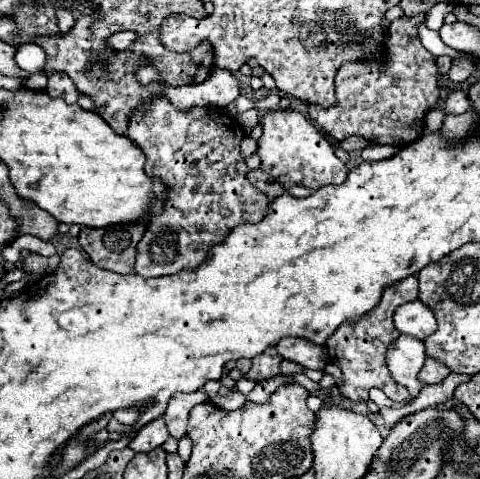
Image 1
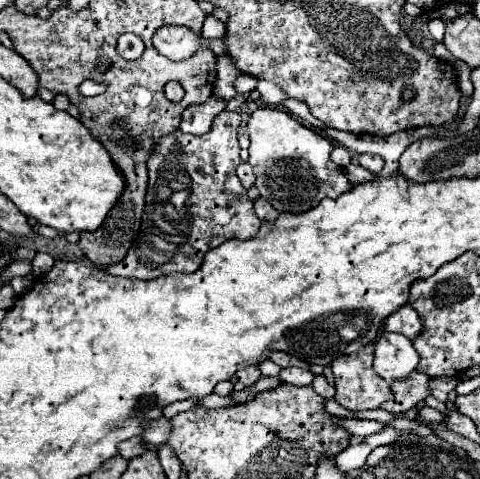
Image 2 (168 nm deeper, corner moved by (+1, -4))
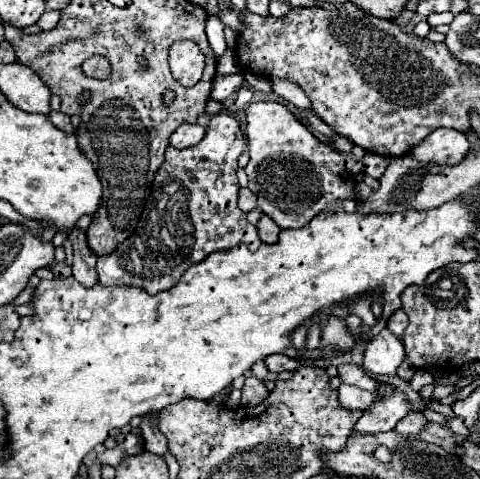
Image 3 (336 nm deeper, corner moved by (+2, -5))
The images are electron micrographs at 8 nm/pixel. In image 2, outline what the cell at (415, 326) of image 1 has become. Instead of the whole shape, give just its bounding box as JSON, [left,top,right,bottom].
[385,304,421,338]

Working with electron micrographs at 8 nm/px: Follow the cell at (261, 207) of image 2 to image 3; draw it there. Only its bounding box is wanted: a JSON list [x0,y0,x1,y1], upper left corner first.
[256,215,280,243]

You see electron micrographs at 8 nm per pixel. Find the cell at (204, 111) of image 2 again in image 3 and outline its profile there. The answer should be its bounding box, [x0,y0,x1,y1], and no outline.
[170,123,206,149]

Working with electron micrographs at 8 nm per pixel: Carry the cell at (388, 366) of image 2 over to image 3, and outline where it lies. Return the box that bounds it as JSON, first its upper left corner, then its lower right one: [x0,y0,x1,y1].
[364,329,406,375]

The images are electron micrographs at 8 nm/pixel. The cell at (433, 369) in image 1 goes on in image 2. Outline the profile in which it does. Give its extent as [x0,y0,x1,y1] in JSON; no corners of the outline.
[381,372,429,414]

